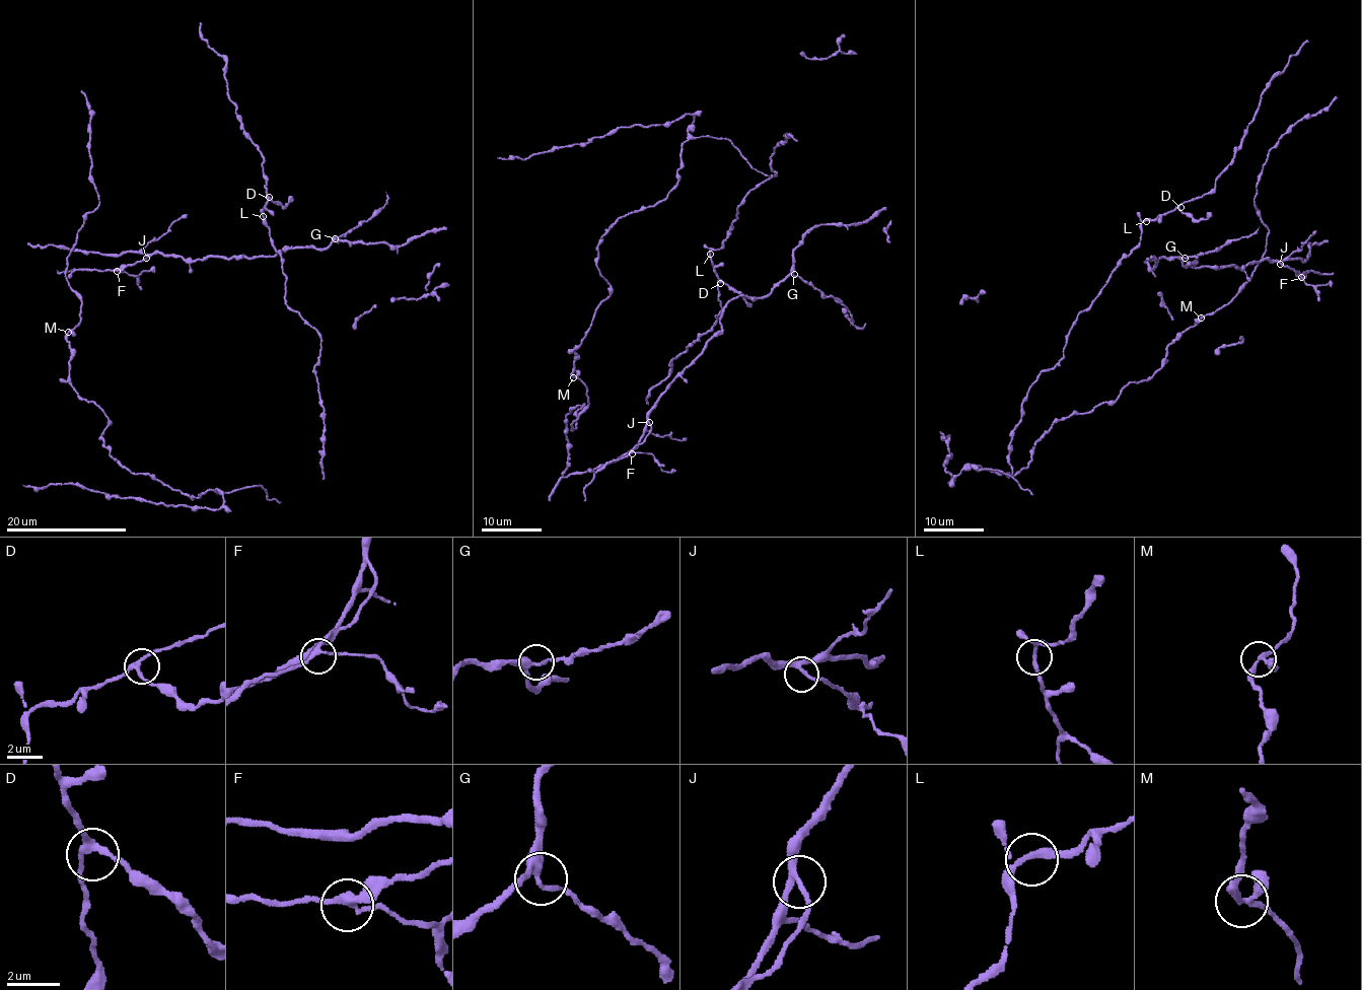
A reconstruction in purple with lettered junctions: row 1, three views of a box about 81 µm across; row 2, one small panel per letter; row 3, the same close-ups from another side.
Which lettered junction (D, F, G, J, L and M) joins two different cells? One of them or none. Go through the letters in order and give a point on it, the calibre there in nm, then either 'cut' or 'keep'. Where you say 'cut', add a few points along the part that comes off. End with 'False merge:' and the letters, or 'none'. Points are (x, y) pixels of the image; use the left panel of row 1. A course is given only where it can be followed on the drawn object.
D: place (269, 197); calibre 200 nm; keep
F: place (117, 271); calibre 240 nm; keep
G: place (335, 238); calibre 260 nm; keep
J: place (146, 258); calibre 200 nm; keep
L: place (263, 216); calibre 190 nm; keep
M: place (68, 332); calibre 240 nm; keep
False merge: none

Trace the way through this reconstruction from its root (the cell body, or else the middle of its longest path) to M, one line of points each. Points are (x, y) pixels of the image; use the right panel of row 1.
M: (1089, 411), (1104, 402), (1114, 402), (1129, 382), (1153, 376), (1165, 356), (1165, 348), (1200, 319)

